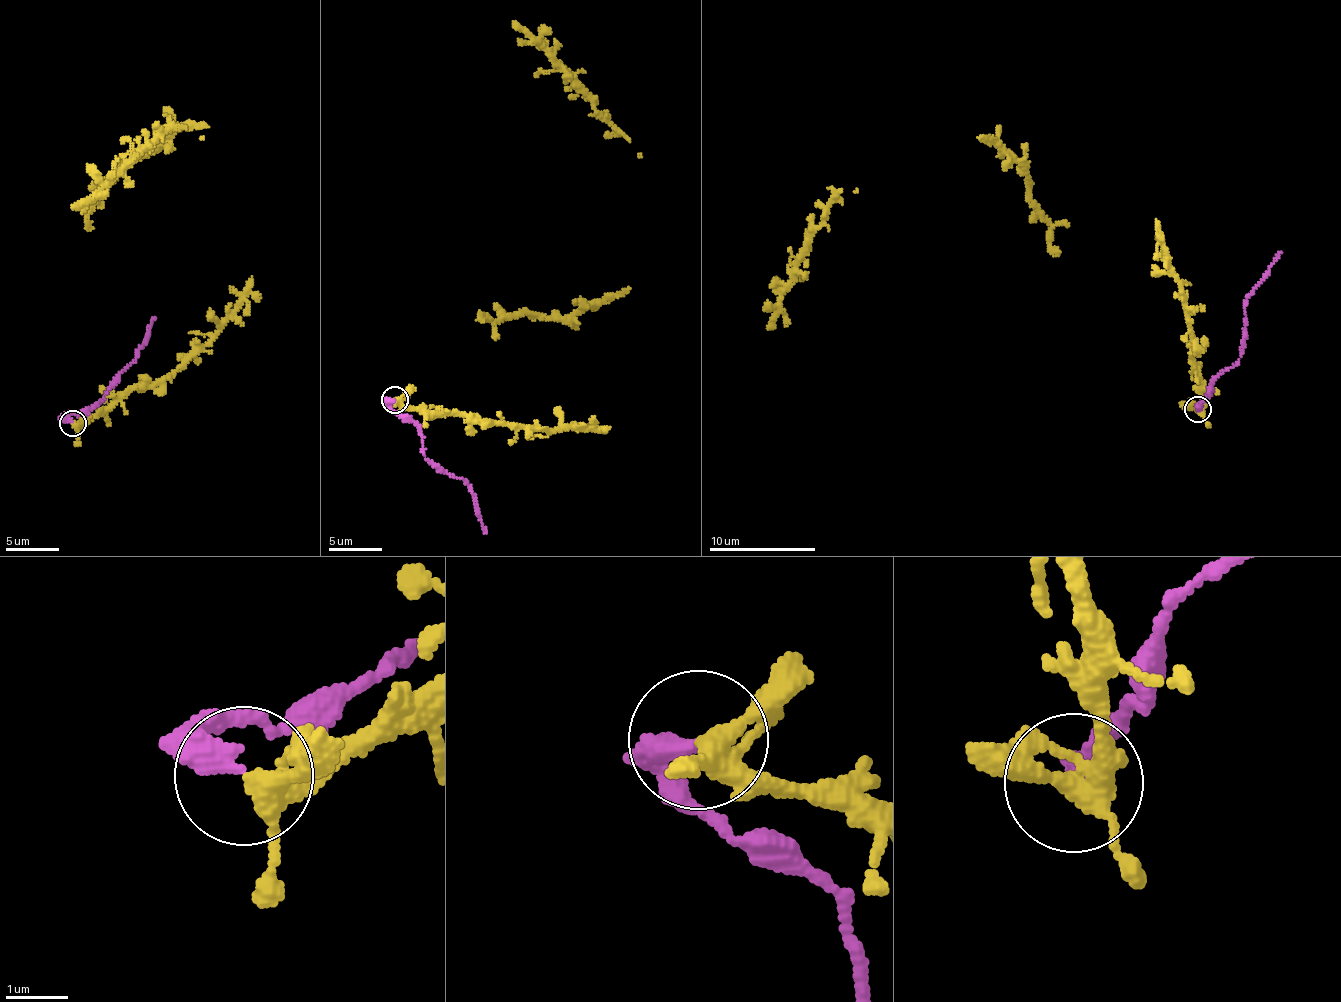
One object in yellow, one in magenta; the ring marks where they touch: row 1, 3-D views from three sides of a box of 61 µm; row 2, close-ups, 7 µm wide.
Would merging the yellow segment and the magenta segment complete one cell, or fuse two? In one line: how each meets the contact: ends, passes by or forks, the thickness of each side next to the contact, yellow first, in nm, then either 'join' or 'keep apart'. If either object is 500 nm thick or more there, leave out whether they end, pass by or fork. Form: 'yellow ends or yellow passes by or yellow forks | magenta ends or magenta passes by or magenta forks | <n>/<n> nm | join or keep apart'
yellow forks | magenta ends | 260/360 nm | keep apart

